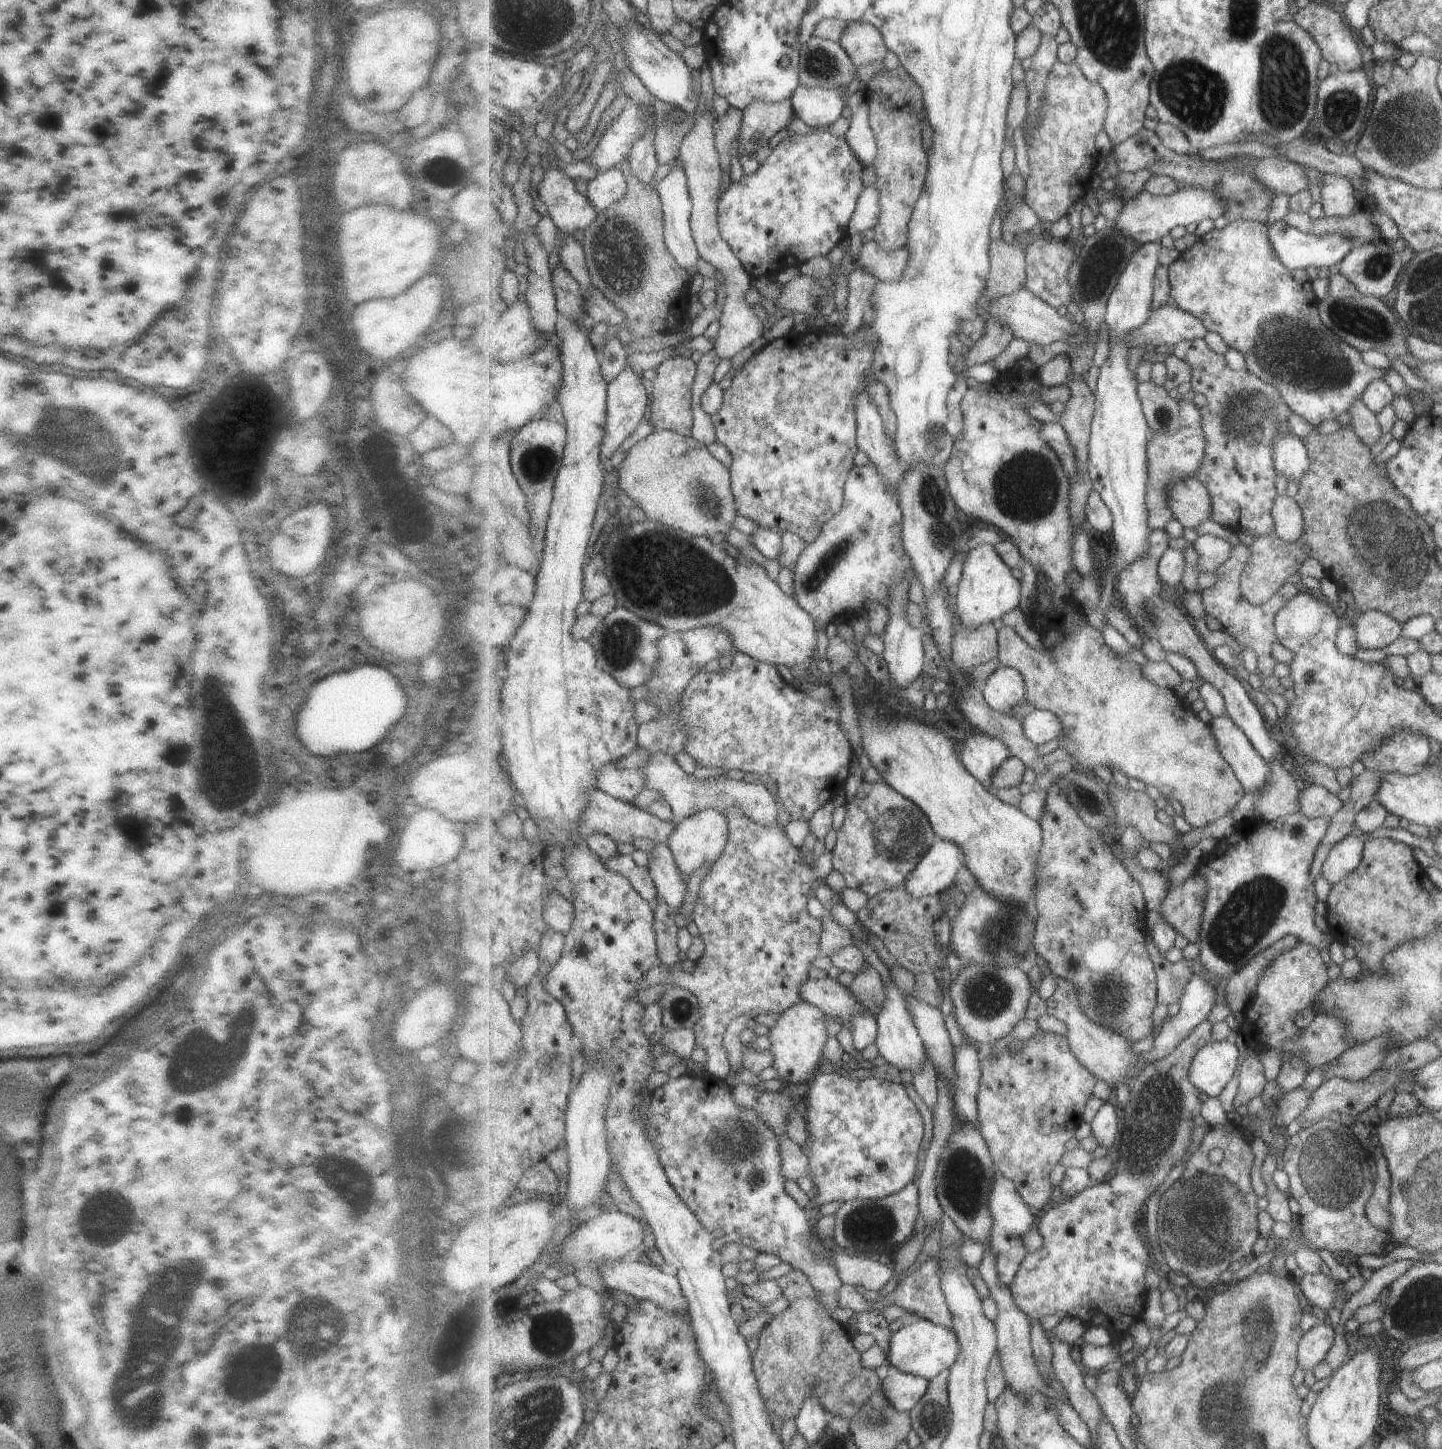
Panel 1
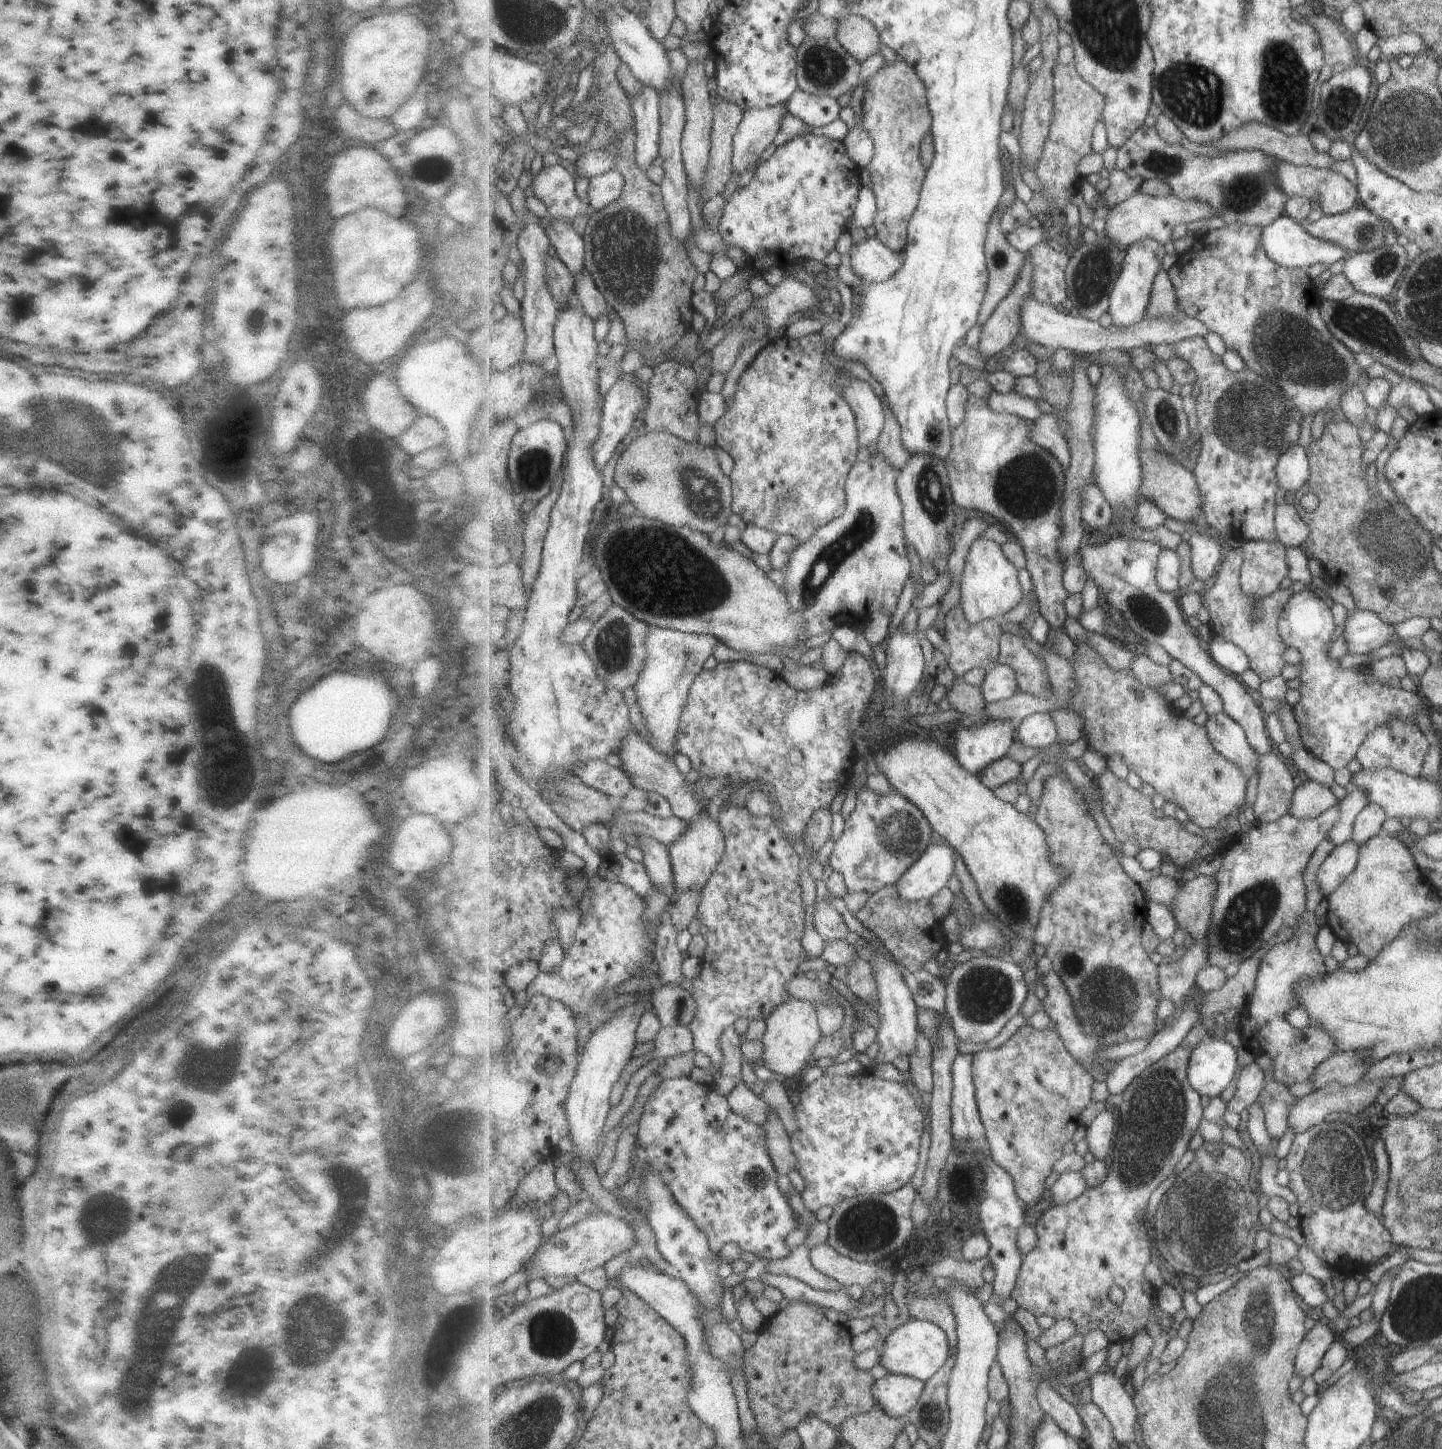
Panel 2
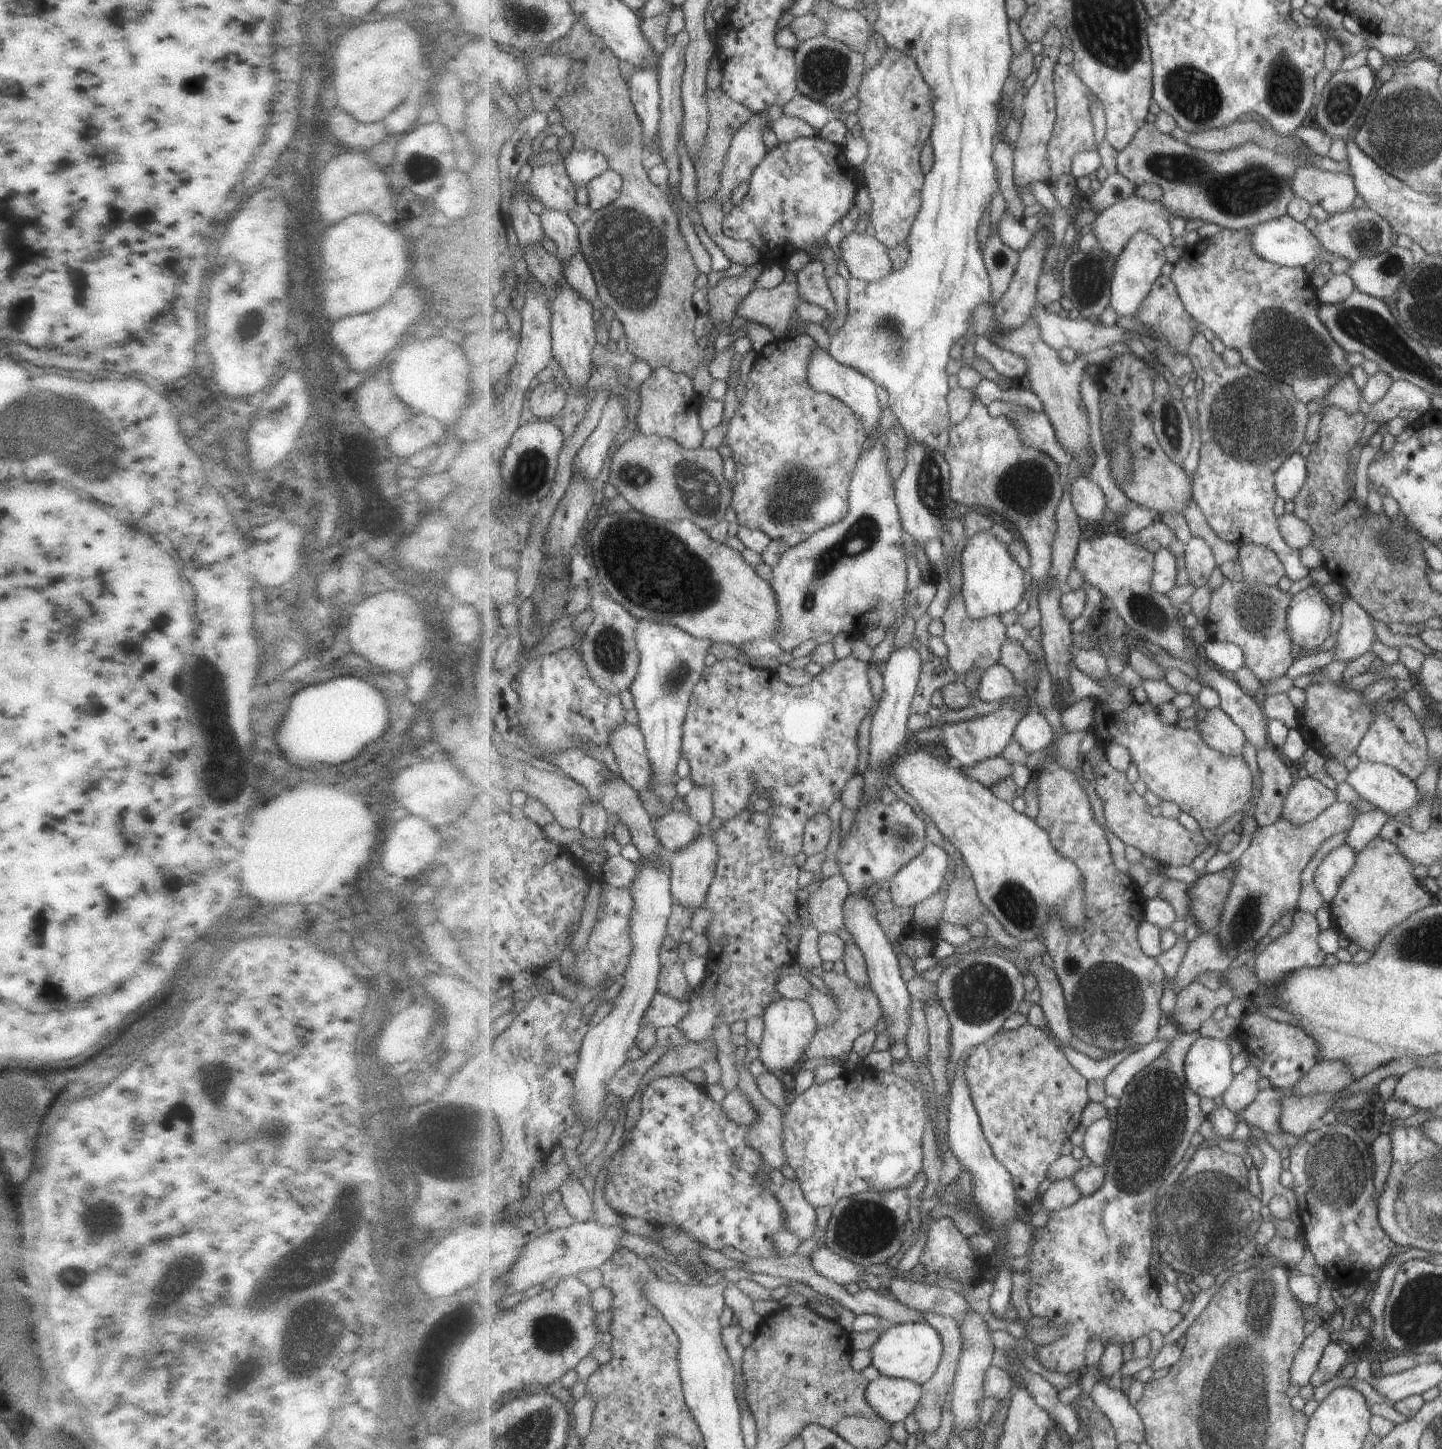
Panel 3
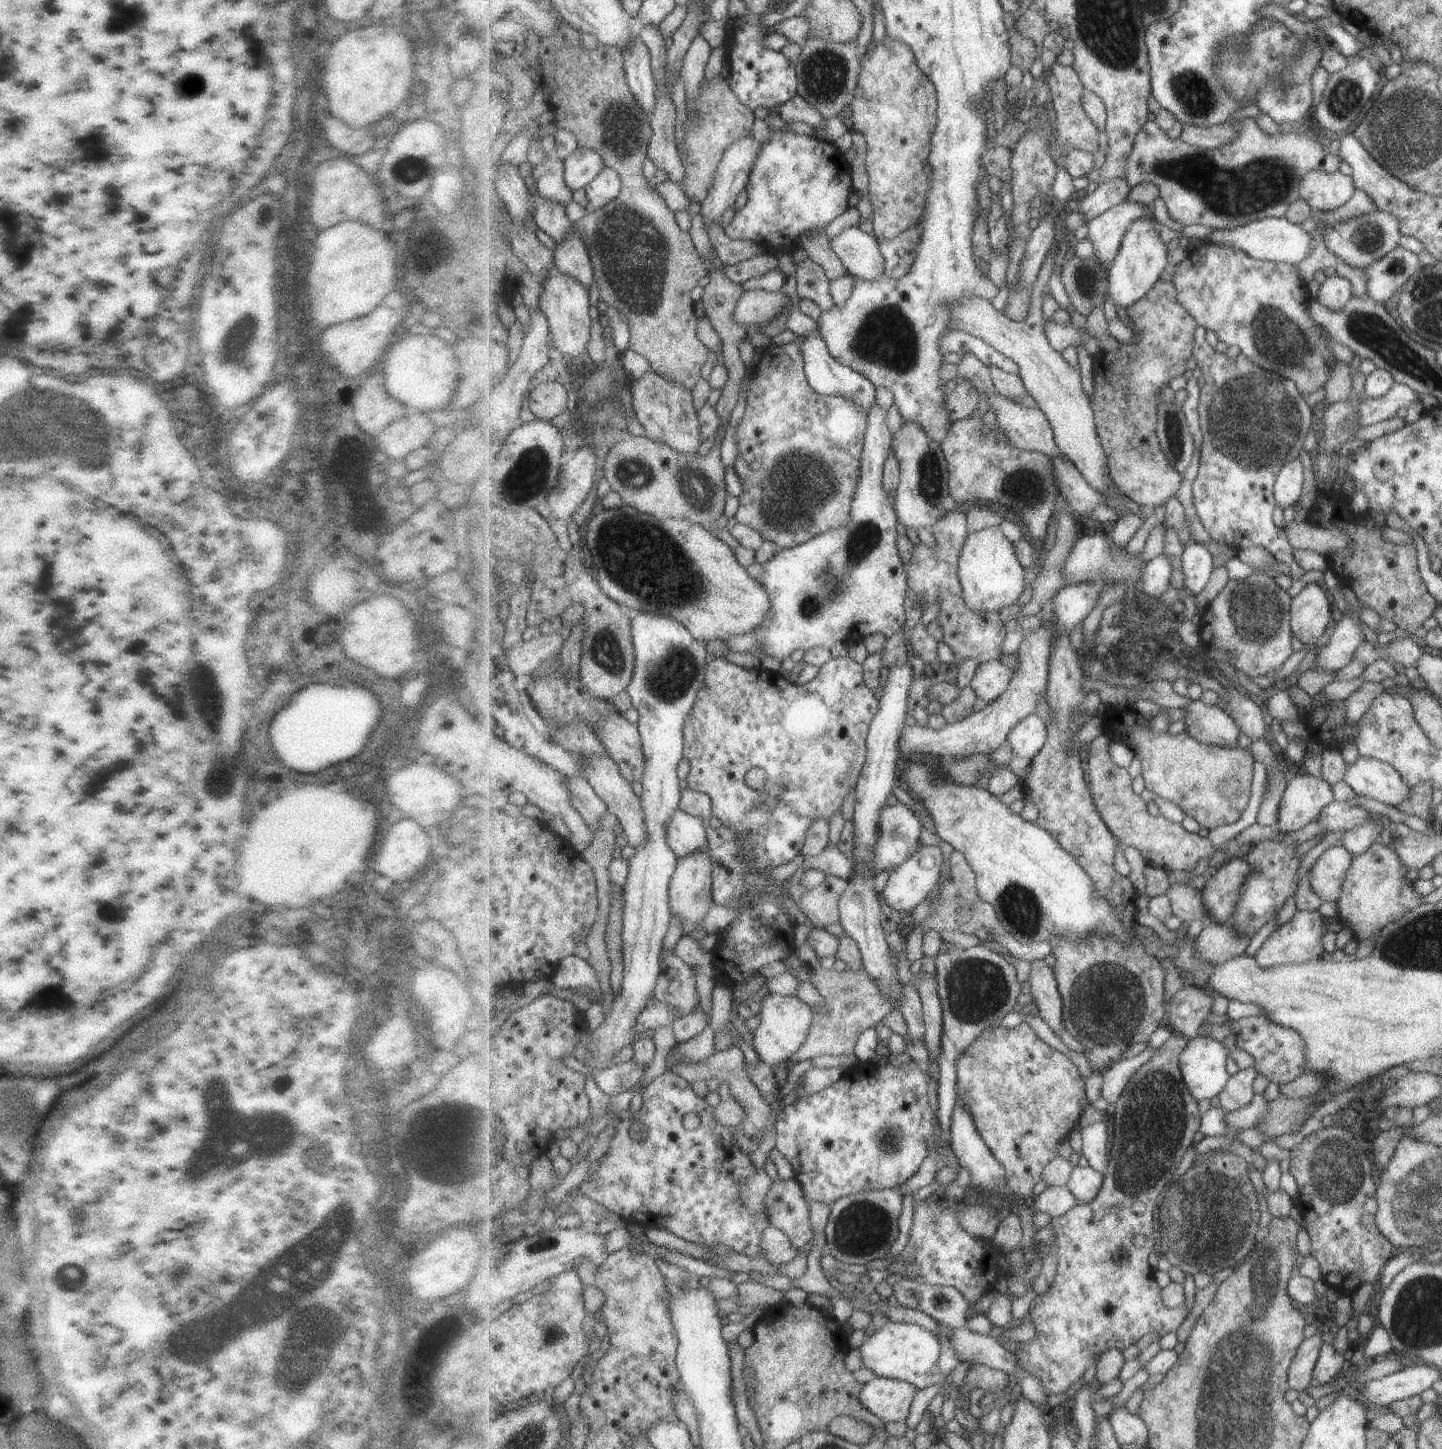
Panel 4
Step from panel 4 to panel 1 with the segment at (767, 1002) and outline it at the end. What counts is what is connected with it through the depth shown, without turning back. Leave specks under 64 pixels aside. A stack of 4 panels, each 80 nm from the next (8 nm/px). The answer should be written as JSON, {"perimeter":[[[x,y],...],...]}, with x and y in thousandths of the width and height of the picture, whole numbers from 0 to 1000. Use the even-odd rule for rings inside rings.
{"perimeter":[[[555,691],[541,699],[537,707],[533,709],[533,725],[537,729],[536,737],[540,739],[540,745],[549,748],[560,747],[567,741],[568,736],[571,733],[571,722],[574,719],[573,700],[564,693]]]}

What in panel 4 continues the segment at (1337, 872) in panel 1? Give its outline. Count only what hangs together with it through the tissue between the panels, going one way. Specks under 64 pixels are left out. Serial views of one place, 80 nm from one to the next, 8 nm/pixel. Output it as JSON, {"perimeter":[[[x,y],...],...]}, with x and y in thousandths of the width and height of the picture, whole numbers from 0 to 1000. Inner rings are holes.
{"perimeter":[[[931,583],[920,586],[908,600],[909,611],[918,621],[926,623],[932,616],[932,609],[939,591]]]}

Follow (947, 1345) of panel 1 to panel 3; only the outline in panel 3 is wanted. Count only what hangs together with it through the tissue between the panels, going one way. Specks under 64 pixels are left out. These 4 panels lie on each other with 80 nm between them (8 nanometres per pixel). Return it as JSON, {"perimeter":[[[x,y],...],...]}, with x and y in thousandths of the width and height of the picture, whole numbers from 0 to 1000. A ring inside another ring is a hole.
{"perimeter":[[[640,912],[619,914],[612,920],[603,931],[604,942],[611,949],[632,952],[639,957],[647,951],[655,936],[655,926],[652,919]]]}

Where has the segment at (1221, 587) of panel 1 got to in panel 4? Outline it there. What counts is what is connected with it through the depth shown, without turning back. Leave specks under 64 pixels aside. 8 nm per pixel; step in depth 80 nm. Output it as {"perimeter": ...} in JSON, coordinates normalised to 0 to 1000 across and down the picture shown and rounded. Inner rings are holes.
{"perimeter":[[[872,394],[864,400],[854,400],[839,415],[833,425],[834,441],[836,447],[844,447],[853,450],[853,457],[863,466],[877,467],[886,463],[897,451],[895,431],[896,413],[880,398],[879,394]]]}

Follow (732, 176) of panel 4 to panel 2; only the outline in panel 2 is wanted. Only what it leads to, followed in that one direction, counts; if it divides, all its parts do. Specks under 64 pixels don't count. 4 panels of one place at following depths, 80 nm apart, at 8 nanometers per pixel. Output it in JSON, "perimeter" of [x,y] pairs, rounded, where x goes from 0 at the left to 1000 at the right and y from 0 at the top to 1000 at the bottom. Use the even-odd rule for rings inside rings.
{"perimeter":[[[545,72],[523,75],[517,77],[509,94],[508,118],[512,121],[512,124],[528,112],[529,105],[537,97],[540,84],[546,77]]]}

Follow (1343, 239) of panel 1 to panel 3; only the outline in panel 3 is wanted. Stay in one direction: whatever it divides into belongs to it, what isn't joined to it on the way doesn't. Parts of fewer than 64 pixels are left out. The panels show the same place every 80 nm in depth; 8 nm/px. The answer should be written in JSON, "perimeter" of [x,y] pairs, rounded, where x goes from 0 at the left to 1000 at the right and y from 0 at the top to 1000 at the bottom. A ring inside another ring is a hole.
{"perimeter":[[[893,148],[868,157],[865,160],[868,164],[869,174],[884,182],[893,184],[906,184],[915,176],[922,175],[919,171],[915,171],[916,167],[910,159],[907,159],[905,155],[899,153]]]}

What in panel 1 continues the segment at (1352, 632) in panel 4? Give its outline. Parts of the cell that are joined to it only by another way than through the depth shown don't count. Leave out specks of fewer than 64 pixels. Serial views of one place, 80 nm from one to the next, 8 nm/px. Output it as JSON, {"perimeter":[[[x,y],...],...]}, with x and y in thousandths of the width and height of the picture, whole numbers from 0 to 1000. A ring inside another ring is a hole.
{"perimeter":[[[960,422],[942,423],[938,429],[942,448],[958,448],[971,439],[972,431]]]}

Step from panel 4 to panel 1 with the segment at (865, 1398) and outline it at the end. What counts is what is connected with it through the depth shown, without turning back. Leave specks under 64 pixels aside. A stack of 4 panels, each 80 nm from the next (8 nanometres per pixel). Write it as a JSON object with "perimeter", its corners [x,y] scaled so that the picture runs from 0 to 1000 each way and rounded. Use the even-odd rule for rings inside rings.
{"perimeter":[[[617,943],[615,950],[612,952],[612,959],[617,968],[623,974],[631,974],[641,965],[644,958],[644,953]]]}

